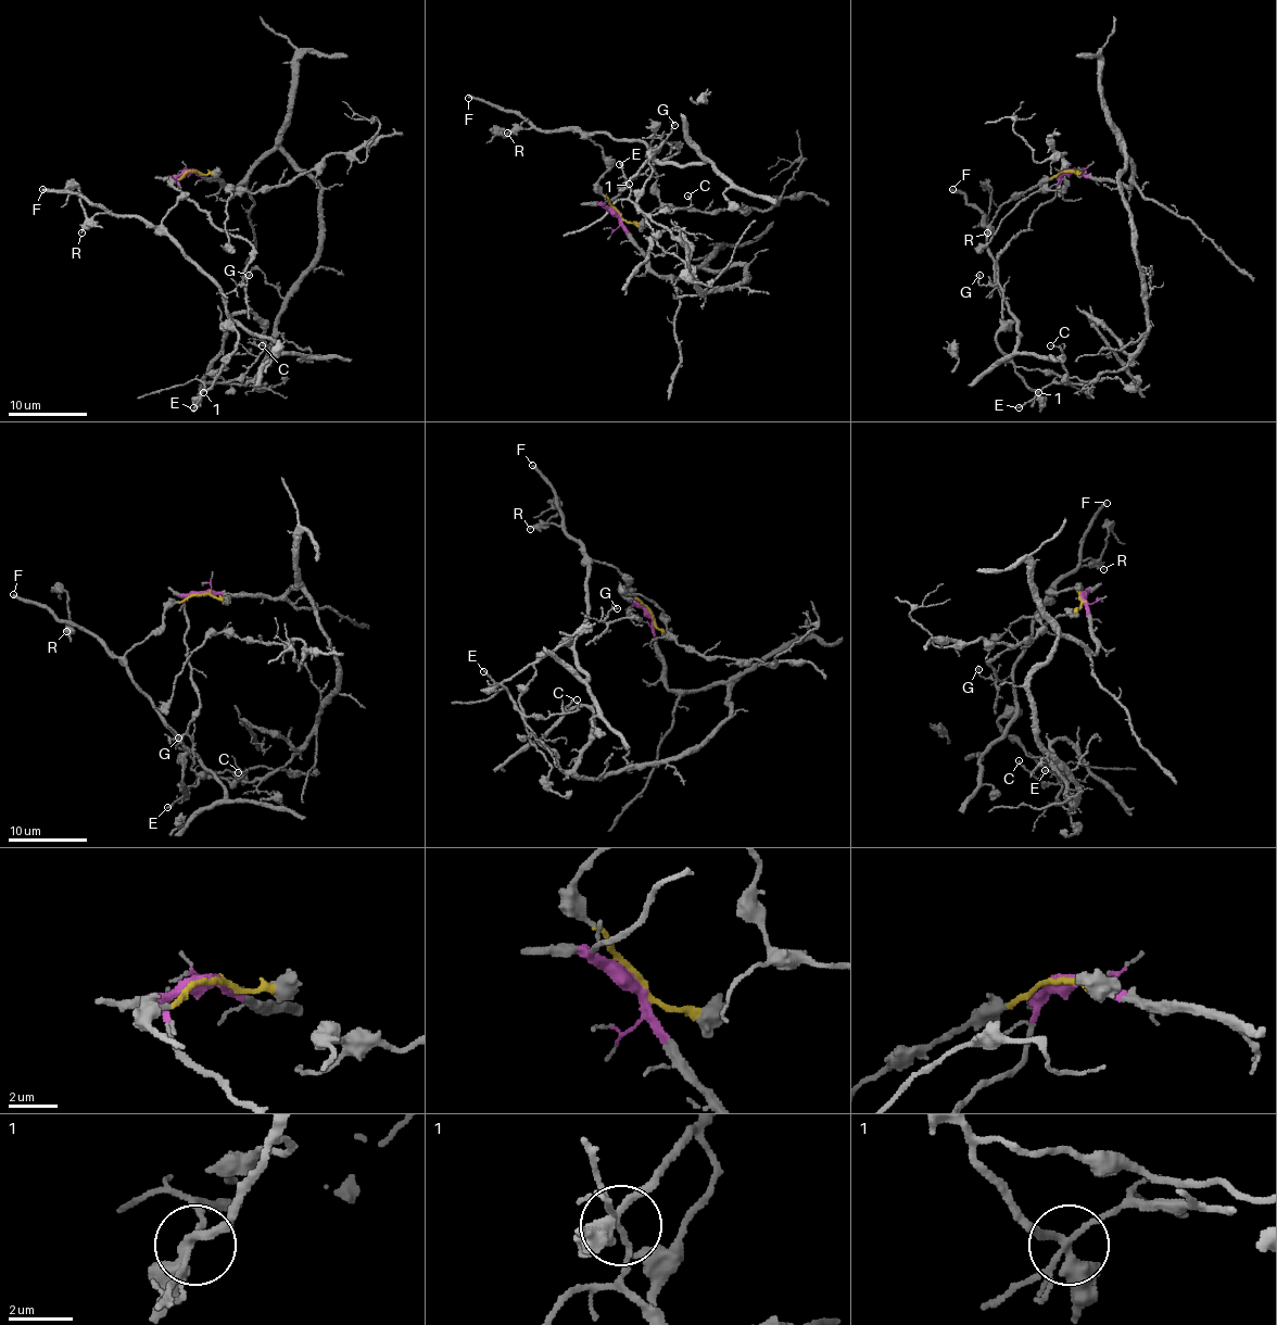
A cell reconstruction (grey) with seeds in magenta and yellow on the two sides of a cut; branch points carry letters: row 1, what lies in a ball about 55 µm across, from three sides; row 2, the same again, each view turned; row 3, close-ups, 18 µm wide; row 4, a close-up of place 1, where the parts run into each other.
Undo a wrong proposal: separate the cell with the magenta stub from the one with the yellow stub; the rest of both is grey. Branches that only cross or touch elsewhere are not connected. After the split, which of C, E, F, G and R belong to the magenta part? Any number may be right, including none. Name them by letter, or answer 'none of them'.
C, E, G

